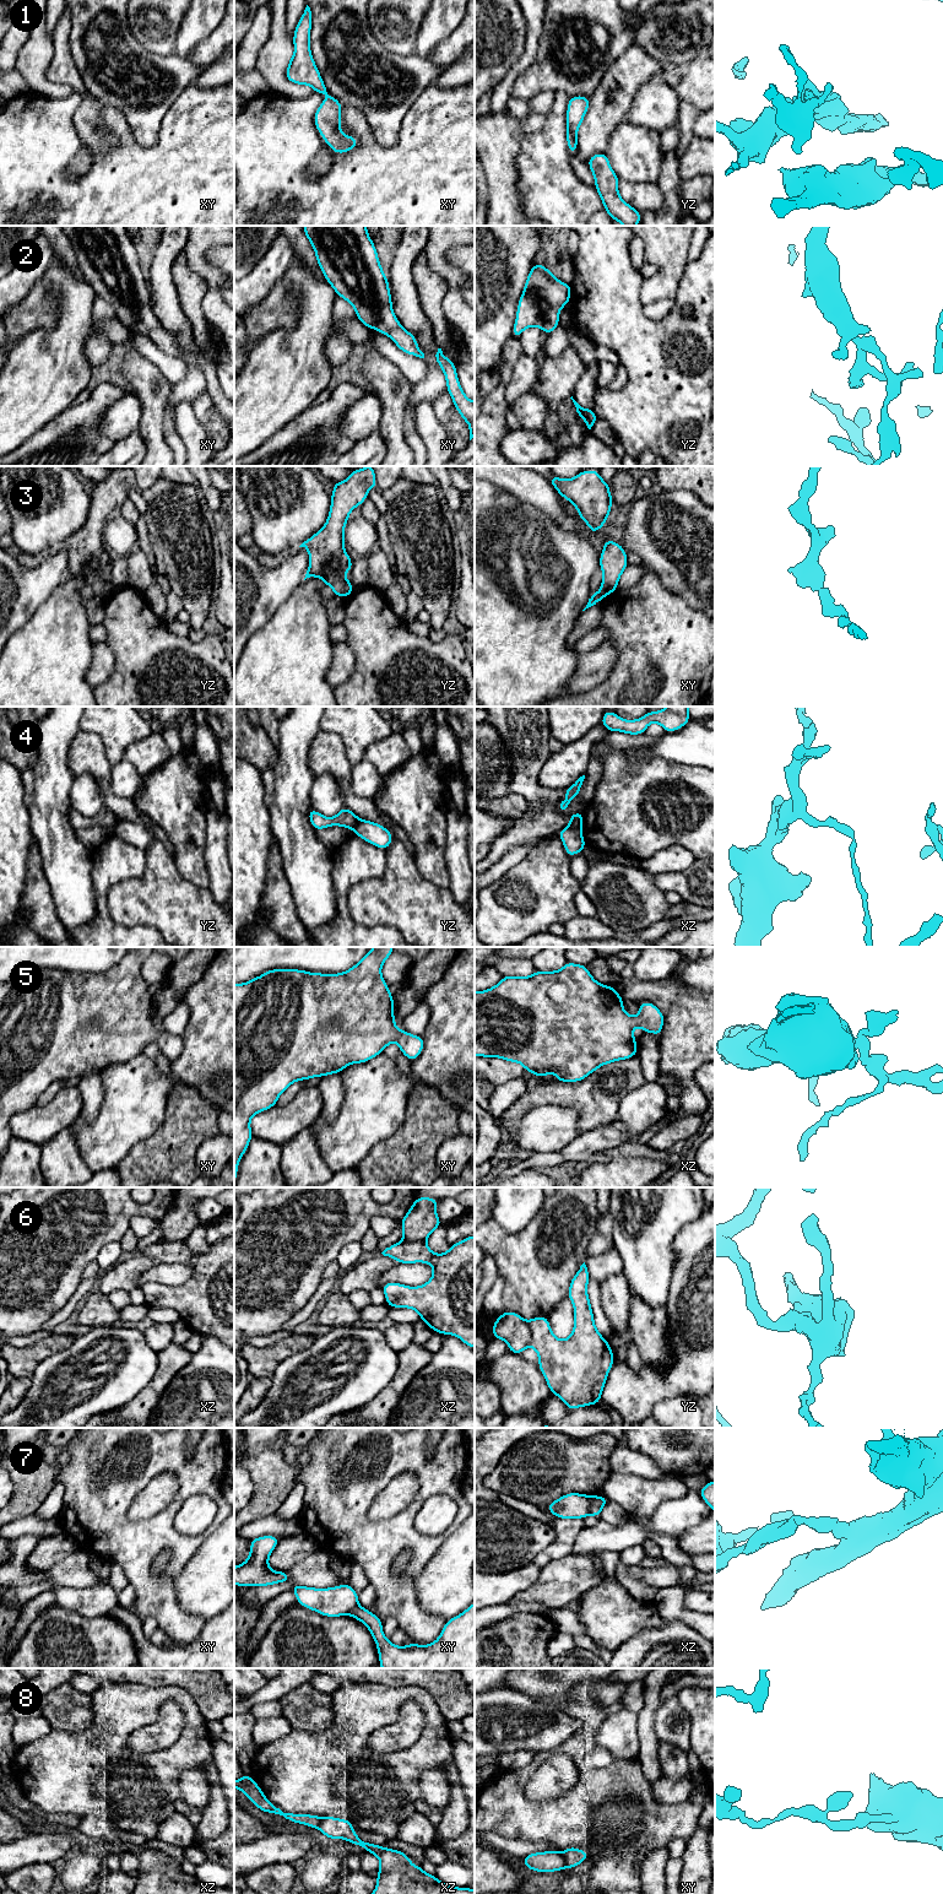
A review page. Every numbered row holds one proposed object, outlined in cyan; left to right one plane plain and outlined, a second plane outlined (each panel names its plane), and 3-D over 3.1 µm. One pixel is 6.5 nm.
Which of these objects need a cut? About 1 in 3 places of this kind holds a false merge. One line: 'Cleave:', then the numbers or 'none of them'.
Cleave: 3, 4, 6, 7, 8

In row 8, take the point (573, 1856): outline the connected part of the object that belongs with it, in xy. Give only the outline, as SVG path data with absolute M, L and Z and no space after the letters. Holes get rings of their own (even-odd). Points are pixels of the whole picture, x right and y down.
M573 1846L568 1847L562 1852L567 1868L574 1868L589 1858L589 1854L581 1849Z

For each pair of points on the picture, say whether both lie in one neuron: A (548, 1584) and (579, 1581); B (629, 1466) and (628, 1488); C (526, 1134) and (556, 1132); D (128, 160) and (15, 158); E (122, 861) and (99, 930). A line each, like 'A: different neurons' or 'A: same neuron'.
A: same neuron
B: different neurons
C: same neuron
D: same neuron
E: same neuron

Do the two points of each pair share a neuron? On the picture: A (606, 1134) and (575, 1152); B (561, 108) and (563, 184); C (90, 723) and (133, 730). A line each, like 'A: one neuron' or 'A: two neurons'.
A: one neuron
B: one neuron
C: one neuron

